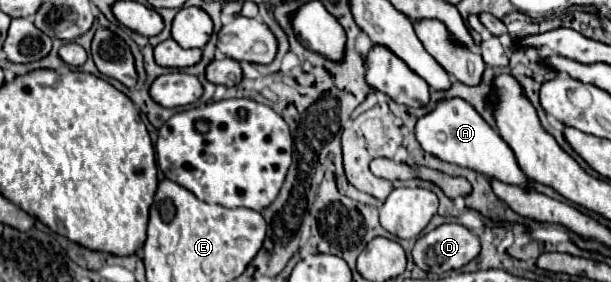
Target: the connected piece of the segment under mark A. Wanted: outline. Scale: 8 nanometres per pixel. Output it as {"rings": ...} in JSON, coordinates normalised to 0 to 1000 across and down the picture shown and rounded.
{"rings":[[[756,348],[717,355],[714,383],[707,397],[684,418],[678,475],[681,475],[681,496],[687,504],[687,518],[720,567],[730,567],[730,574],[740,574],[740,582],[750,582],[759,596],[773,596],[799,631],[815,631],[828,652],[848,652],[848,660],[864,667],[864,631],[858,624],[848,574],[841,567],[841,539],[835,532],[835,518]]]}

